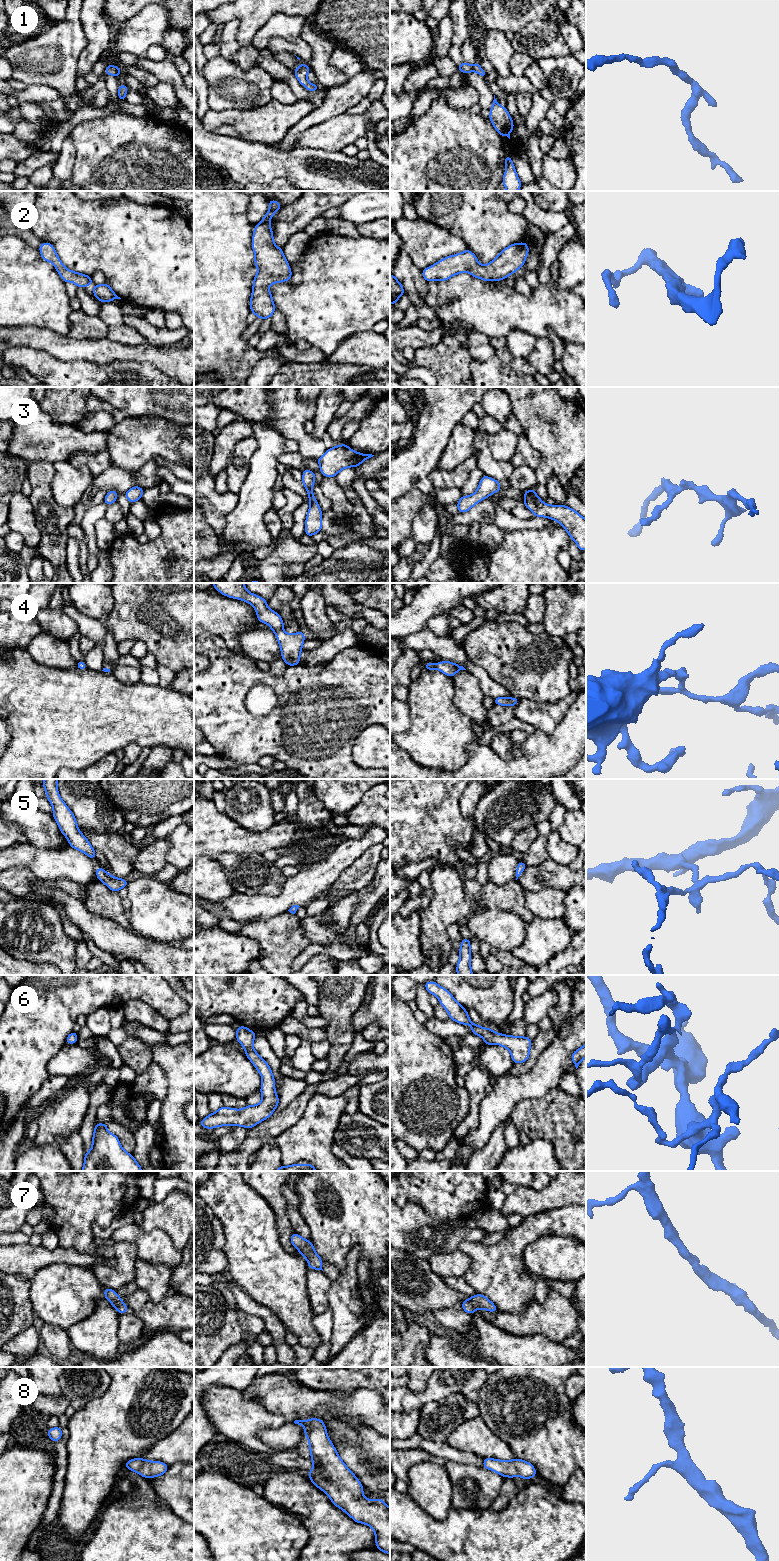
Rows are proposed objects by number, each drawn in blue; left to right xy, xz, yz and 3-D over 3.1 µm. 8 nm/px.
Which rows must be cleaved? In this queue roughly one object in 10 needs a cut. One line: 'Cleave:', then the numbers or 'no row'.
Cleave: no row

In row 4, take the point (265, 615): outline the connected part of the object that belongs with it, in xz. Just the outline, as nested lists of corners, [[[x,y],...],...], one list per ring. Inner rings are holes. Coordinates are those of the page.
[[[213,583],[212,586],[220,594],[233,599],[240,599],[251,604],[257,614],[259,622],[268,624],[276,634],[281,649],[281,657],[288,666],[300,664],[300,654],[305,641],[304,631],[288,634],[283,630],[283,619],[275,611],[268,608],[268,601],[262,597],[250,593],[244,583]]]

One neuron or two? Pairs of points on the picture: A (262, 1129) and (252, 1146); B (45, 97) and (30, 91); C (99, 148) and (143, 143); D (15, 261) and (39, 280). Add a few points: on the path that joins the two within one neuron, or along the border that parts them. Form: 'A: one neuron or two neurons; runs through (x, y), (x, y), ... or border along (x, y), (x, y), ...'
A: one neuron; runs through (260, 1133), (253, 1142)
B: one neuron; runs through (41, 93), (34, 93)
C: one neuron; runs through (110, 148), (132, 148)
D: one neuron; runs through (21, 267), (33, 279)

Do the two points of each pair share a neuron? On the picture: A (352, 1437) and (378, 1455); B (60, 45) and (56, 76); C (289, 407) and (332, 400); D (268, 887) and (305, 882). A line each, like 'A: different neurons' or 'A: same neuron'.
A: same neuron
B: same neuron
C: different neurons
D: different neurons

